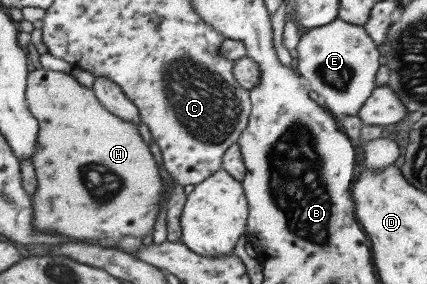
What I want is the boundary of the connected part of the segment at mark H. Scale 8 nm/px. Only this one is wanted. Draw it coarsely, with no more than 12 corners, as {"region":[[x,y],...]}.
{"region":[[30,69],[33,228],[151,234],[165,191],[137,126]]}

